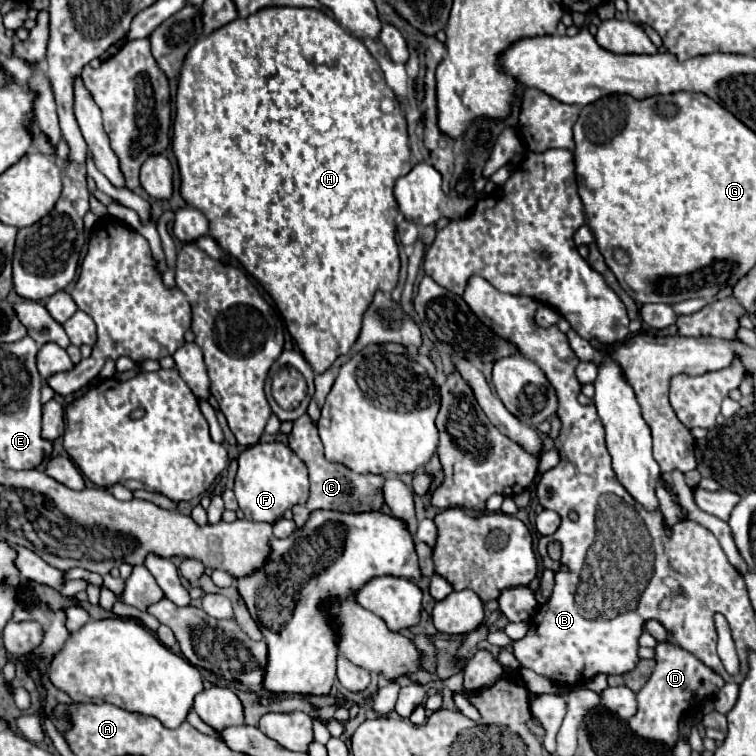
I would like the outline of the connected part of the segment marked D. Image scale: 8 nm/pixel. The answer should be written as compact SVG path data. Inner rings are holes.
M673 641L657 643L655 647L655 671L651 673L645 687L637 693L637 713L629 719L629 727L647 739L675 745L679 739L679 719L695 703L713 701L717 691L725 685L723 677L711 667L703 665L693 653L681 649Z

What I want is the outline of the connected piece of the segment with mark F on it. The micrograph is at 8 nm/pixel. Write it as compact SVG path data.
M257 443L239 455L239 471L235 477L235 495L239 509L247 521L275 523L297 503L305 503L309 495L305 463L283 443Z

